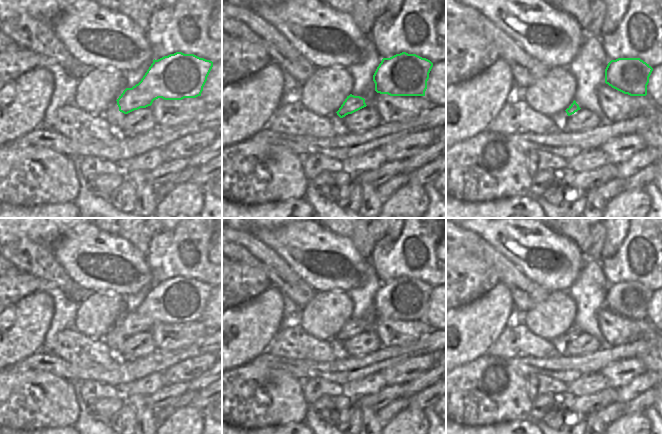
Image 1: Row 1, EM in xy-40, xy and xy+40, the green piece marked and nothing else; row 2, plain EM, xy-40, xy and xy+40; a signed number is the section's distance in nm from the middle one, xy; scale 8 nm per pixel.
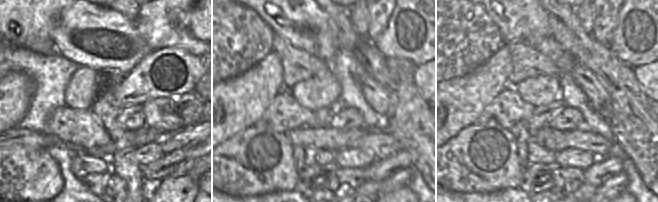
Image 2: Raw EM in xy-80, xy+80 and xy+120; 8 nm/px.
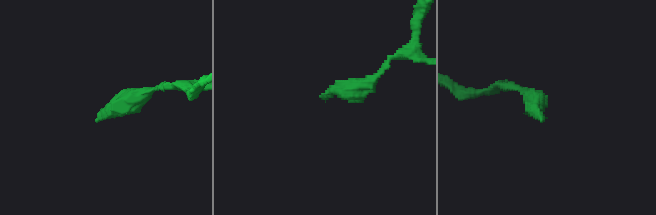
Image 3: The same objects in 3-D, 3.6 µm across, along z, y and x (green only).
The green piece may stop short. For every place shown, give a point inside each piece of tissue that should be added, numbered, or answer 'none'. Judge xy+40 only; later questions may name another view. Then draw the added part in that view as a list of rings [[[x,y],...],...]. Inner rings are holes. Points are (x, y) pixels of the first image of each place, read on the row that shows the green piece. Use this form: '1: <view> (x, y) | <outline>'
1: xy+40 (562, 116) | [[[562,111],[559,114],[557,114],[556,116],[552,116],[557,122],[559,122],[560,124],[562,124],[563,122],[565,122],[565,120],[569,117],[566,113],[566,111]]]

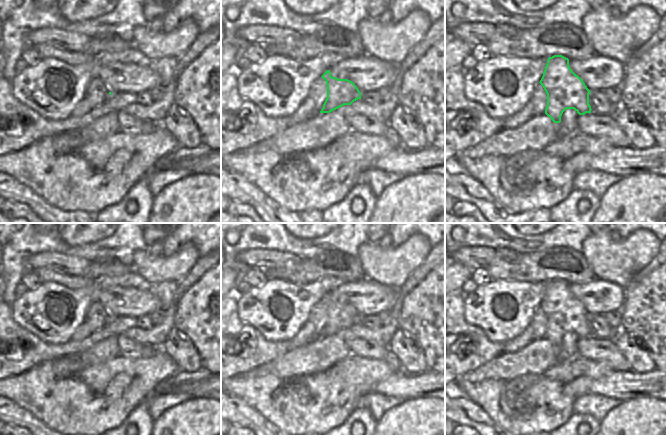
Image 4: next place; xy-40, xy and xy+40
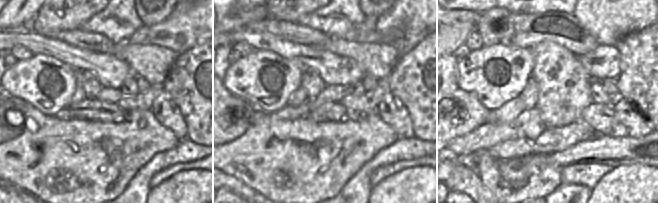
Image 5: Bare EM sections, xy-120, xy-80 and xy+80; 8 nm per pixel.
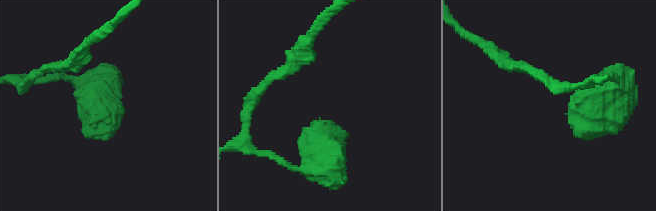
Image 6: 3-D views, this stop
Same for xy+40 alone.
none

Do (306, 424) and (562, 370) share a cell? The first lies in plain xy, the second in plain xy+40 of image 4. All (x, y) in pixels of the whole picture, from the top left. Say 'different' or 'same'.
different

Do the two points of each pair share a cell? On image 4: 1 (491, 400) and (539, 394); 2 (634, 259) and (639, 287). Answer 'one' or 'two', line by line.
1: one
2: two

